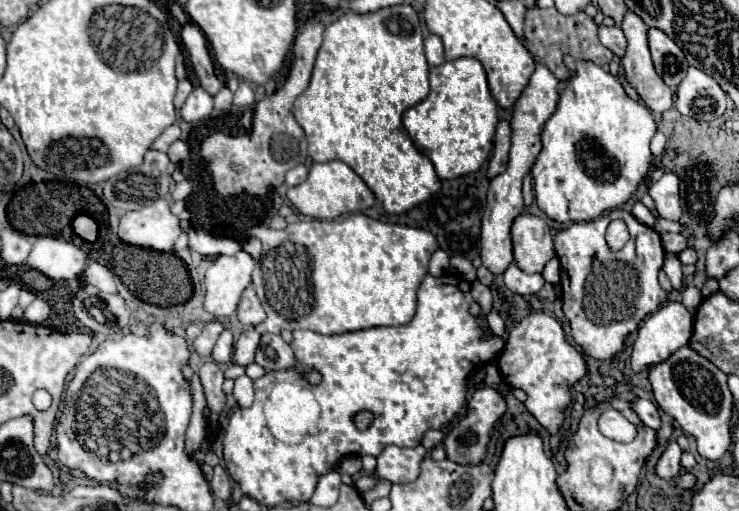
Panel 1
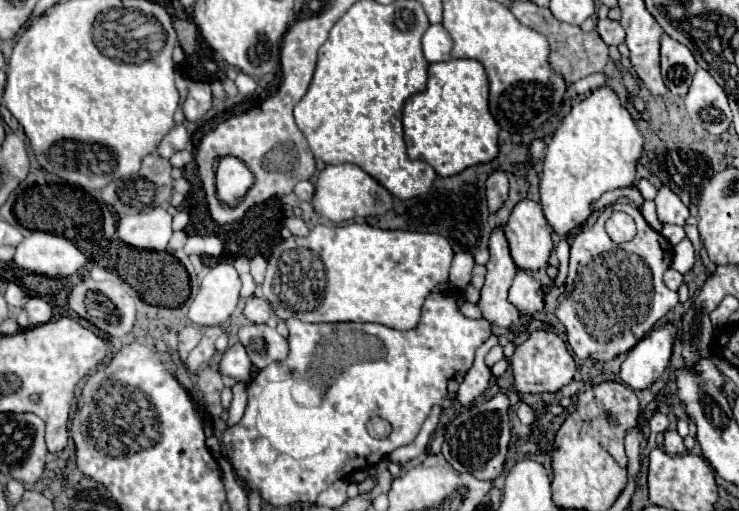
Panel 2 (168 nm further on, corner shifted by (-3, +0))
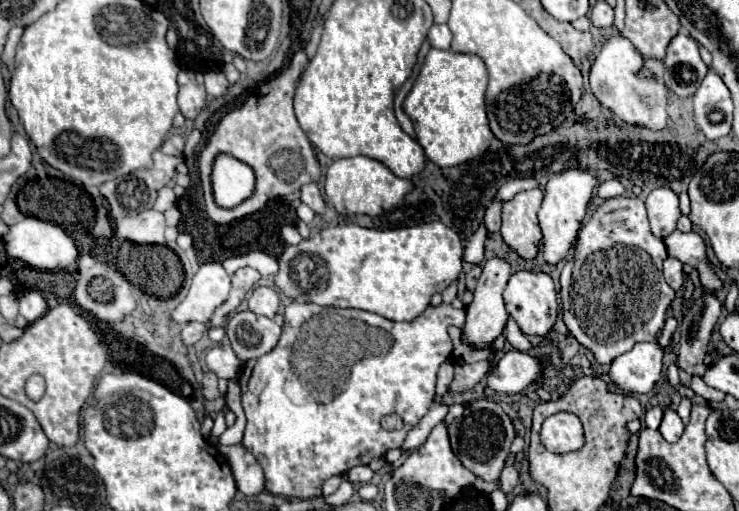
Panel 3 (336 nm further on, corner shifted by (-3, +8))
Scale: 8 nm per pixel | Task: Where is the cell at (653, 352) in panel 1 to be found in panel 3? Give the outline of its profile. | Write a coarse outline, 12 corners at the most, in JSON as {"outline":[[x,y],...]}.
{"outline":[[639,342],[611,362],[621,392],[643,394],[661,378],[663,348]]}

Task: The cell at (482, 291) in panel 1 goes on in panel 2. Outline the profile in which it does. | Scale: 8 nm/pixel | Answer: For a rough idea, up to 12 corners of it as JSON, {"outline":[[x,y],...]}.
{"outline":[[491,336],[457,390],[457,402],[469,406],[487,386],[491,370],[485,354],[497,344]]}

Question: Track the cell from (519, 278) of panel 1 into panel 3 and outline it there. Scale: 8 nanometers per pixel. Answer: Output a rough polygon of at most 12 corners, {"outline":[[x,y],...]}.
{"outline":[[519,270],[503,292],[523,334],[545,336],[557,318],[549,274]]}

